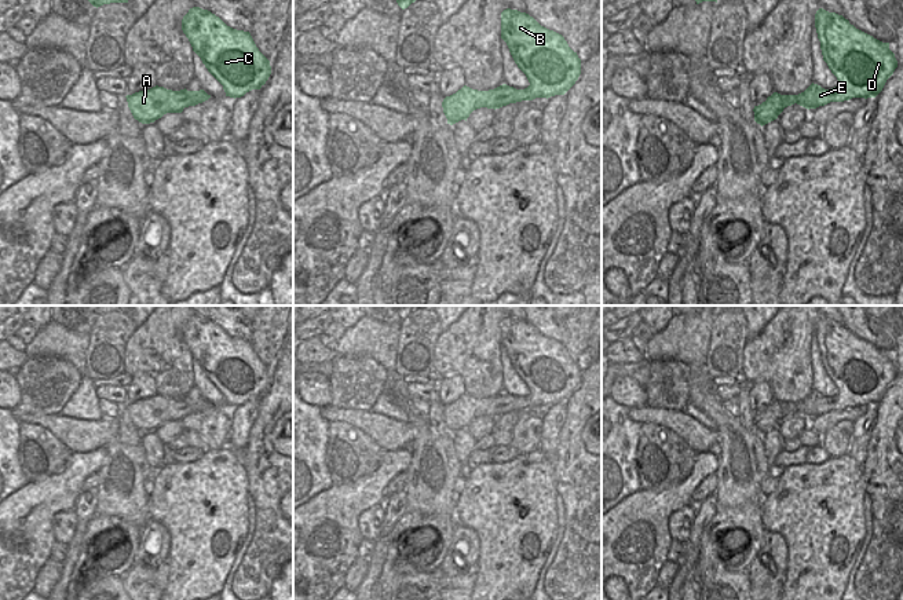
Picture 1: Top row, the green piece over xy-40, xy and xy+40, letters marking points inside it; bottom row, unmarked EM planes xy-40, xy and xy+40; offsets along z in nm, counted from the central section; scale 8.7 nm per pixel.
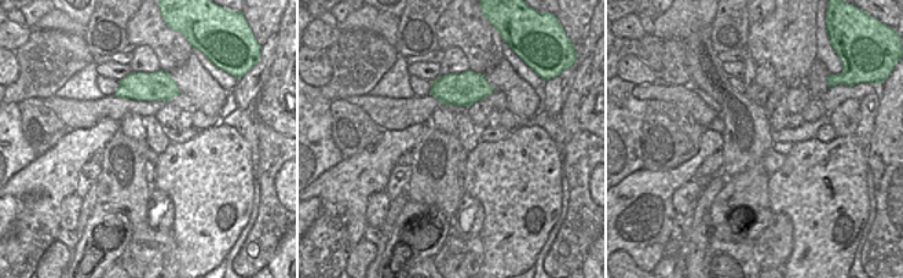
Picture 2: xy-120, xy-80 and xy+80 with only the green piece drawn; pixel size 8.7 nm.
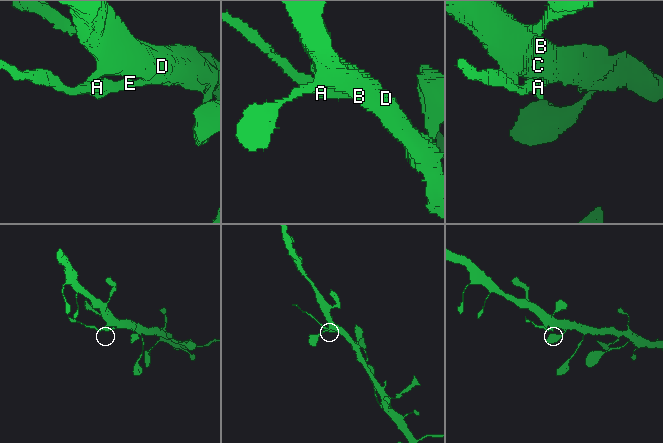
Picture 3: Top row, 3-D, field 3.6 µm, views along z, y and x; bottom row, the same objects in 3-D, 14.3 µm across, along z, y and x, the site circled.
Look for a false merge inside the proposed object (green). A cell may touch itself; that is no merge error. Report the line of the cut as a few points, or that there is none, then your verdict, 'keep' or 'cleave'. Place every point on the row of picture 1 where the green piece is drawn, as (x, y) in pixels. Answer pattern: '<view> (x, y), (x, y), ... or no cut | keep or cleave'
xy (500, 87), (504, 92), (490, 108) | cleave

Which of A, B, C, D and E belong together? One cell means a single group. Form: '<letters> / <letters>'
A / B C D E

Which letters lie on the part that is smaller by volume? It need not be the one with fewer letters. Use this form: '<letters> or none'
A

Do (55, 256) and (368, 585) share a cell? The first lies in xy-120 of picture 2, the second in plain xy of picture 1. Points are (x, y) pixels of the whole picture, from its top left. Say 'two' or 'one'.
two

